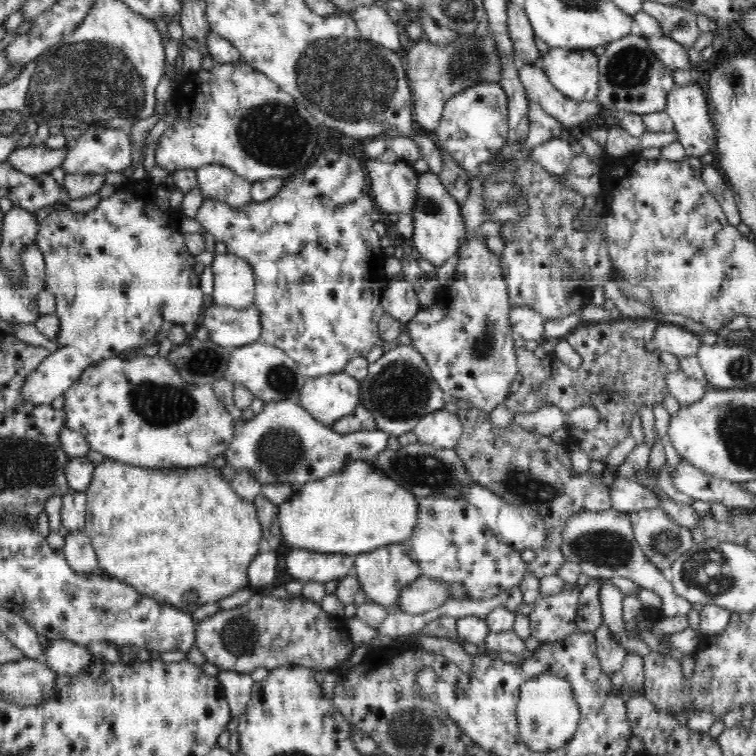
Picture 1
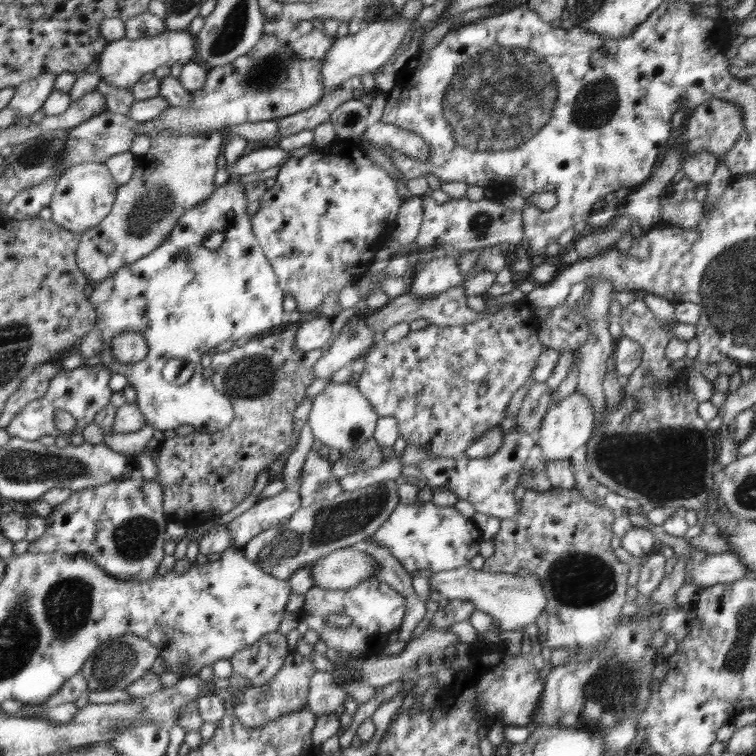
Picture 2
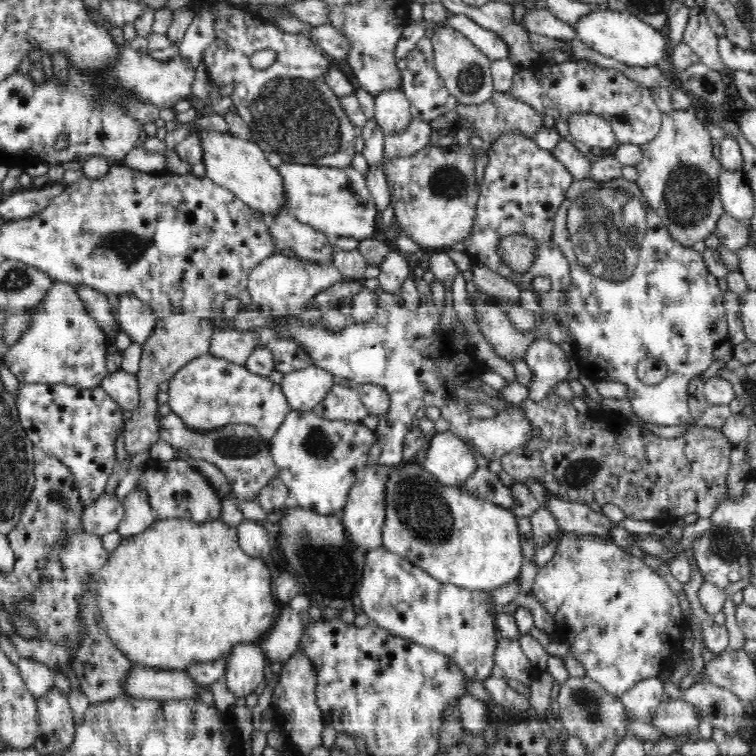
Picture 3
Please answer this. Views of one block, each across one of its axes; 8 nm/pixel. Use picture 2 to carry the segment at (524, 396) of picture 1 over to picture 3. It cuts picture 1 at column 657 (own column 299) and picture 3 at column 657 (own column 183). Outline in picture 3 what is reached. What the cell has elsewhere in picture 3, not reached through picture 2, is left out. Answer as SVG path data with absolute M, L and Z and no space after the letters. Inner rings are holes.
M552 391L540 402L534 402L528 397L519 405L510 405L520 409L528 417L531 426L540 432L538 438L533 436L531 442L500 459L502 470L510 474L514 481L540 482L547 492L564 501L581 502L585 505L594 501L601 506L616 504L628 518L666 525L692 512L698 518L710 518L720 502L729 498L727 472L734 446L720 429L692 426L680 438L659 438L651 432L643 434L641 428L616 412L599 409L598 414L582 414L574 408L571 401L562 399Z

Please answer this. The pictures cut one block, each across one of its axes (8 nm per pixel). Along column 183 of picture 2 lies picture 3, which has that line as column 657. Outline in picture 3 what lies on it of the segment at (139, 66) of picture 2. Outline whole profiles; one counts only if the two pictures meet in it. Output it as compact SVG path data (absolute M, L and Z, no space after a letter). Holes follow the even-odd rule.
M625 10L592 11L582 16L576 24L572 24L572 28L576 31L578 40L584 42L586 46L630 66L654 66L667 54L666 36L657 28L646 24L642 19Z

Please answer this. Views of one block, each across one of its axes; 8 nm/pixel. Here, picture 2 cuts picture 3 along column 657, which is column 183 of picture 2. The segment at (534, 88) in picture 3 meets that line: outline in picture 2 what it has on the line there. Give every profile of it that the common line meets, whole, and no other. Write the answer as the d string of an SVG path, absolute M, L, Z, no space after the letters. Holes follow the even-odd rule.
M268 33L261 35L260 40L246 54L228 64L210 67L205 85L202 89L190 92L191 100L185 108L170 106L164 109L163 115L146 121L132 120L127 114L117 114L109 110L100 113L100 116L92 116L83 124L70 129L66 148L62 152L62 162L56 162L56 170L50 174L50 178L16 195L4 206L5 216L7 219L24 220L48 210L56 181L66 169L78 163L104 163L115 154L129 151L132 138L136 138L136 134L146 134L150 137L164 130L174 136L202 134L214 130L223 132L226 126L274 120L310 109L325 96L324 83L320 79L322 64L322 59L296 57L289 42L280 43L276 35Z

